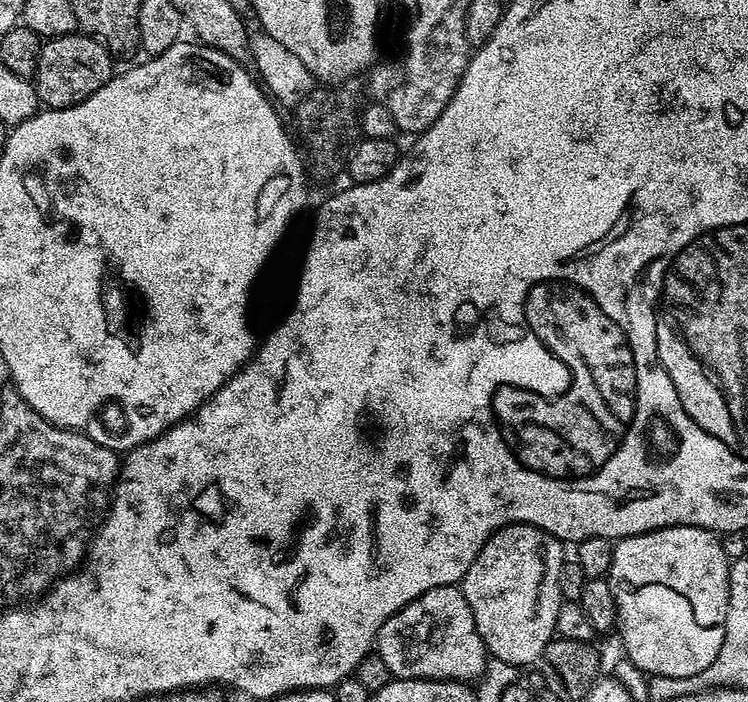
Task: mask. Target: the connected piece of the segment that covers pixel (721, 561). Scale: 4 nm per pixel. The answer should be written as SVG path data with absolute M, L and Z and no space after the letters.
M679 524L669 528L659 528L653 532L643 532L637 536L623 537L612 546L612 561L607 579L612 585L612 593L616 599L616 614L618 617L618 632L624 635L624 648L627 659L631 660L634 666L638 666L641 672L649 677L658 675L669 675L670 678L690 678L710 666L718 652L722 648L723 636L726 634L726 610L728 609L728 565L730 559L723 552L720 544L721 537L715 532L706 528L695 528Z

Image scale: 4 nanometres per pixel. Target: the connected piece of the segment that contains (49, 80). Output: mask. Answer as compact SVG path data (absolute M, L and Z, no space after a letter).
M73 34L71 36L59 36L53 40L44 40L40 46L40 57L38 58L38 66L34 77L39 103L45 109L73 108L75 104L81 104L86 98L90 98L90 94L102 90L102 86L106 86L109 80L112 79L114 75L112 63L114 63L112 53L107 52L91 36Z

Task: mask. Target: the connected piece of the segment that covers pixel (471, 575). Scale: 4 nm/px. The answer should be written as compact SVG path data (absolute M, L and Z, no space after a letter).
M508 524L497 528L482 550L478 550L464 575L462 591L489 657L517 666L535 665L542 650L557 635L556 619L562 603L560 571L566 559L564 548L544 528Z

